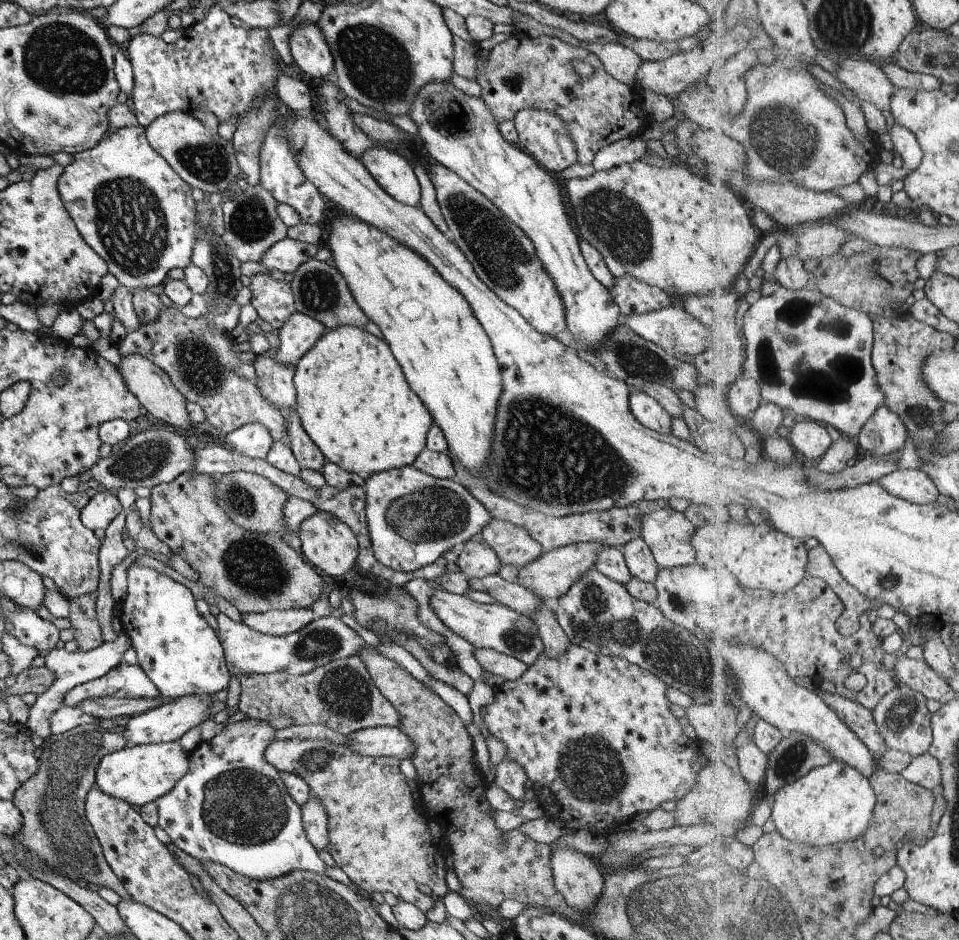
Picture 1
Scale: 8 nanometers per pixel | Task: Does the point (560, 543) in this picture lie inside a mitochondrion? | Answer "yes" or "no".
no

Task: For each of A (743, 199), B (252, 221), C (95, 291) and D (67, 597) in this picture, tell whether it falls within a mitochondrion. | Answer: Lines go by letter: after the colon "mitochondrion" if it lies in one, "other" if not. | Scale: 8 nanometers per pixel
A: other
B: mitochondrion
C: other
D: other

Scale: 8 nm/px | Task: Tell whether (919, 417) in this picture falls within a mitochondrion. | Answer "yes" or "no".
yes

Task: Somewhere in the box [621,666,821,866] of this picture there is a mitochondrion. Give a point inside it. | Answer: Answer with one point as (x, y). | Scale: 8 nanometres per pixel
(790, 761)

